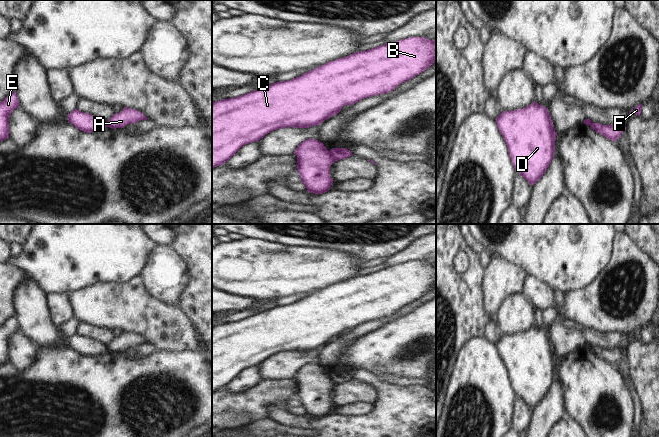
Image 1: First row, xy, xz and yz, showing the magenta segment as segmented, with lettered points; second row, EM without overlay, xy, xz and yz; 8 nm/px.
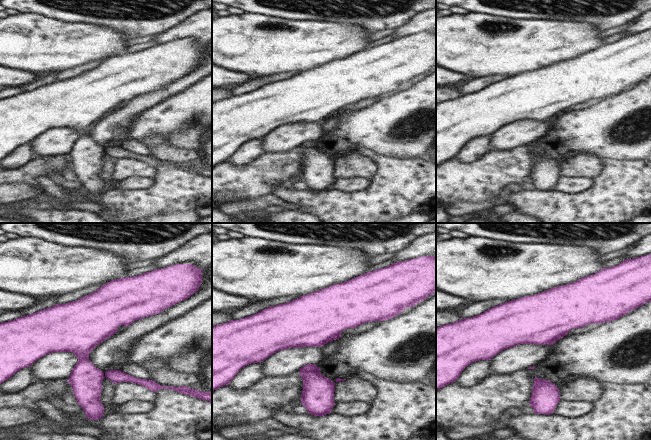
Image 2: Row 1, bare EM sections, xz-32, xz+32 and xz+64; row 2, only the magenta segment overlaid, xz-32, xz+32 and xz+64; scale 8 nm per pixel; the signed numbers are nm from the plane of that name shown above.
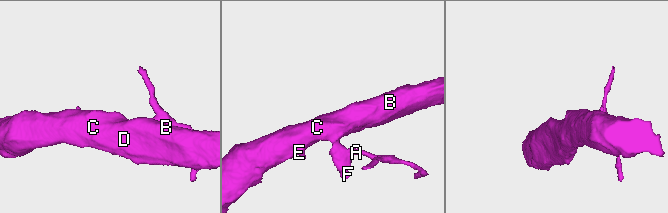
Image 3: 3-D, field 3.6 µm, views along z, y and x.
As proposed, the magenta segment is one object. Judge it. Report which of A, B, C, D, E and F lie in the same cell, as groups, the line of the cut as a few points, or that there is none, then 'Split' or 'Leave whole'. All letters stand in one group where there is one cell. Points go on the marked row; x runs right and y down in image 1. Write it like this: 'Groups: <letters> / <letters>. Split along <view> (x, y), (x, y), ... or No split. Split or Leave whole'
Groups: A / B C D E F. Split along xz (328, 151), (335, 160). Split.

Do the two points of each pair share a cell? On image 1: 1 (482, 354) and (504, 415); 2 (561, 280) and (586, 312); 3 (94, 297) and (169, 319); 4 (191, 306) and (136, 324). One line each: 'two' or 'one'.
1: one
2: two
3: one
4: two

